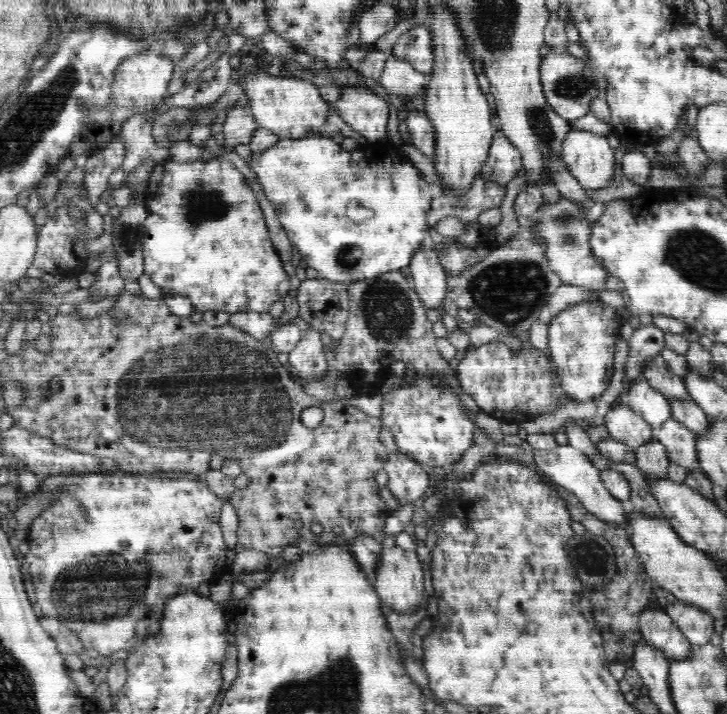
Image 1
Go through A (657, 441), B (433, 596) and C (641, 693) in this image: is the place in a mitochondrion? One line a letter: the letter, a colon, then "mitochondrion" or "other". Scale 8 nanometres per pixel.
A: other
B: other
C: other

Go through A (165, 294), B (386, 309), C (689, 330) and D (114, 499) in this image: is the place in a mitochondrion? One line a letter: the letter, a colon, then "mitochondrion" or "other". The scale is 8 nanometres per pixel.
A: other
B: mitochondrion
C: other
D: other

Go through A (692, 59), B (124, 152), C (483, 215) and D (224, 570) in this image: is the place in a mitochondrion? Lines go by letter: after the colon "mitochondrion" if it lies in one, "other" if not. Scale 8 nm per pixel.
A: other
B: other
C: other
D: other

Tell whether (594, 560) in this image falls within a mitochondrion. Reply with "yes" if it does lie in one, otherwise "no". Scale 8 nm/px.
yes

